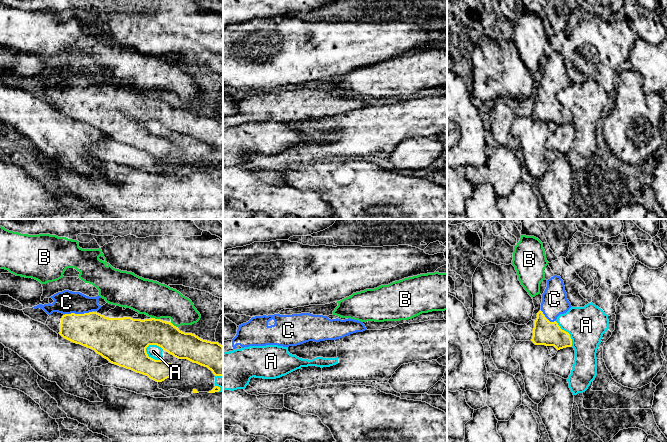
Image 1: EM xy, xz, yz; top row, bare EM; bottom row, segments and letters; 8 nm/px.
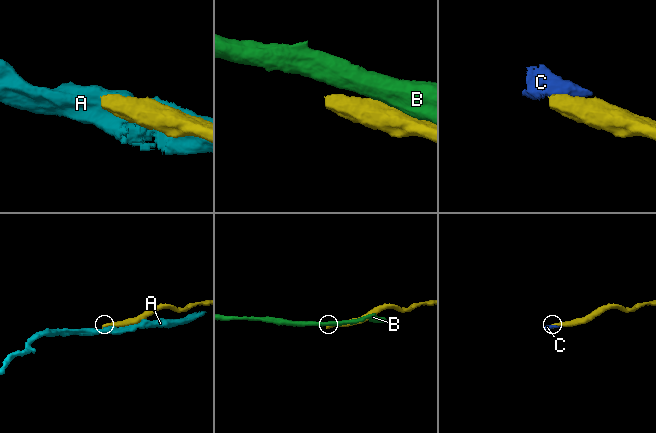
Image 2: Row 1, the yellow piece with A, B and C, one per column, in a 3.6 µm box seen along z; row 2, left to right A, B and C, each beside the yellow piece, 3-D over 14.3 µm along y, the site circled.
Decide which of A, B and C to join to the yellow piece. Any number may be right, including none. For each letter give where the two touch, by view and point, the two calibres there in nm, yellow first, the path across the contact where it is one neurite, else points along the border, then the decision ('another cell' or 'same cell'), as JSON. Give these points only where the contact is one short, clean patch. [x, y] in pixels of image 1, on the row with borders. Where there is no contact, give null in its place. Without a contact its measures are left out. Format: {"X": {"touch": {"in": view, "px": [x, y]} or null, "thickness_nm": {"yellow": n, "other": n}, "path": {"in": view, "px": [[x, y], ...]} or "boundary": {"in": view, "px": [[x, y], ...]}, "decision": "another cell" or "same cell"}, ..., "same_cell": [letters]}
{"A": {"touch": {"in": "xy", "px": [147, 355]}, "thickness_nm": {"yellow": 380, "other": 110}, "decision": "another cell"}, "B": {"touch": {"in": "xy", "px": [156, 319]}, "thickness_nm": {"yellow": 300, "other": 280}, "decision": "another cell"}, "C": {"touch": {"in": "xy", "px": [78, 314]}, "thickness_nm": {"yellow": 280, "other": 190}, "path": {"in": "xy", "px": [[95, 331], [78, 314], [66, 302]]}, "decision": "same cell"}, "same_cell": ["C"]}

